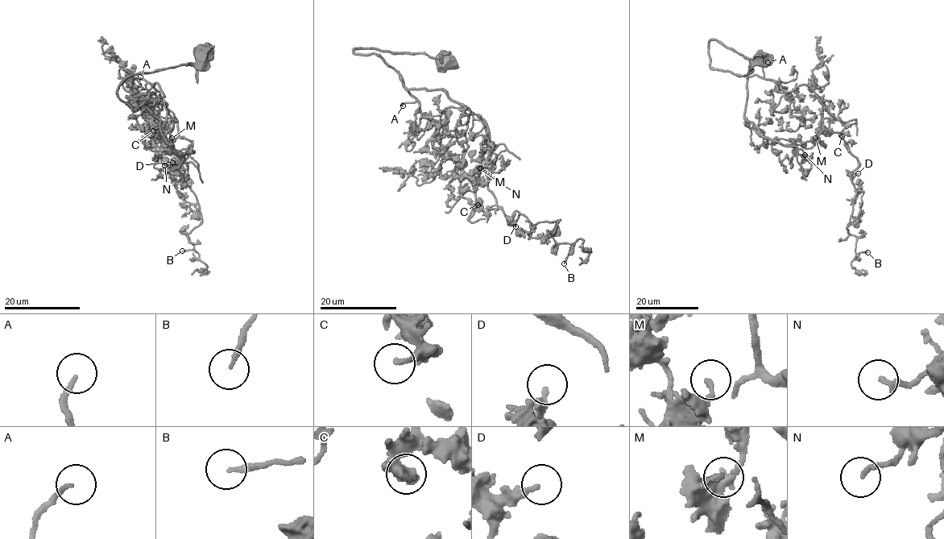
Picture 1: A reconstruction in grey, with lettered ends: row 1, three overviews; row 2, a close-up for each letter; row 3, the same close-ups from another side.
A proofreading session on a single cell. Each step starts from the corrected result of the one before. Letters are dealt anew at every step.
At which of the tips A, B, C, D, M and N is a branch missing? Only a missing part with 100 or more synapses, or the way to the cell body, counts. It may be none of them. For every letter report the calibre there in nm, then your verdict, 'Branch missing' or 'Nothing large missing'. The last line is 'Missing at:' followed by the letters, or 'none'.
A: Thickness 140 nm. Branch missing
B: Thickness 160 nm. Nothing large missing
C: Thickness 190 nm. Nothing large missing
D: Thickness 160 nm. Nothing large missing
M: Thickness 160 nm. Nothing large missing
N: Thickness 190 nm. Nothing large missing
Missing at: A

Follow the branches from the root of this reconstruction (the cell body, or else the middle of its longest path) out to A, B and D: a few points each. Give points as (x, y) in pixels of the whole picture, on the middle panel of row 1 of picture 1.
A: (443, 60), (421, 53), (354, 49), (355, 54), (377, 54), (399, 74), (403, 86), (416, 100), (403, 105)
B: (443, 60), (354, 51), (478, 117), (498, 206), (507, 221), (556, 221), (564, 263)
D: (443, 60), (354, 51), (478, 117), (489, 189), (507, 221), (519, 213), (515, 226)

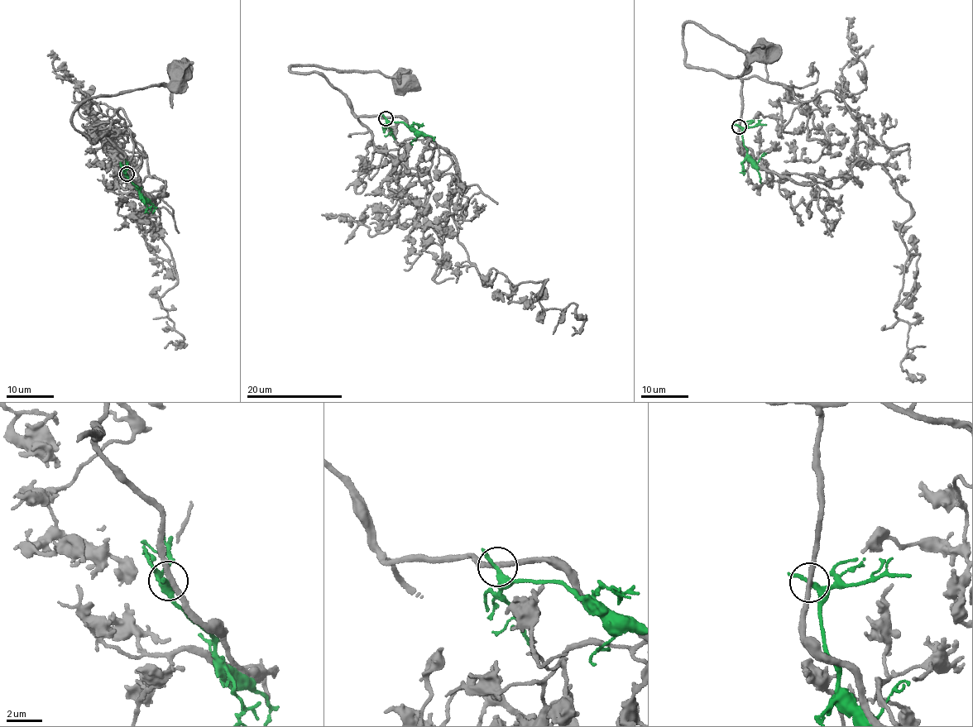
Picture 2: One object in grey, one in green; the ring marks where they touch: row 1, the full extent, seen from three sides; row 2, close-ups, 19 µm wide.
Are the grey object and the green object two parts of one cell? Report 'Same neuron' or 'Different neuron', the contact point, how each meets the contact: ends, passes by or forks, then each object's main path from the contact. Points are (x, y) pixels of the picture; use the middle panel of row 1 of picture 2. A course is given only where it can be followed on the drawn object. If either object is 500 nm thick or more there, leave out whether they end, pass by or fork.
Different neuron. Place: (385, 118). At the ring grey passes by. At the ring green passes by. Course of grey: (385, 117), (358, 117), (352, 112), (350, 101), (317, 72), (295, 72), (289, 67), (379, 70), (401, 81). Course of green: (385, 117), (390, 121), (412, 126), (433, 141)

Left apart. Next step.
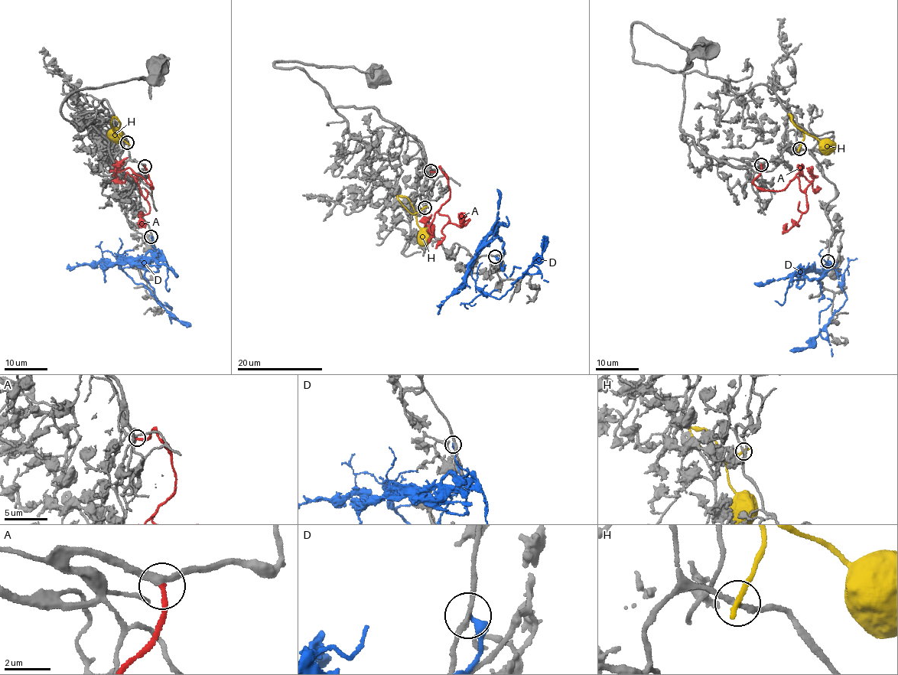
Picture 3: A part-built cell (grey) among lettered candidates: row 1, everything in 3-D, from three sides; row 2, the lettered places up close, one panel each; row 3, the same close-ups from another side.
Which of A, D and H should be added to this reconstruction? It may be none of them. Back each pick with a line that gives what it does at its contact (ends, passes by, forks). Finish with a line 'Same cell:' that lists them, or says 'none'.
A: It ends there
Same cell: A

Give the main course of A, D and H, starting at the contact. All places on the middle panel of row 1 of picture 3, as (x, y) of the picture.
A: (431, 171), (439, 167), (450, 188), (438, 212), (460, 227), (470, 220), (464, 223), (459, 216)
D: (495, 256), (499, 259), (502, 255), (507, 277), (514, 266), (523, 272), (498, 299), (476, 286), (465, 266)
H: (424, 207), (411, 213), (399, 202), (398, 196), (405, 197), (410, 202), (421, 239), (428, 243)

